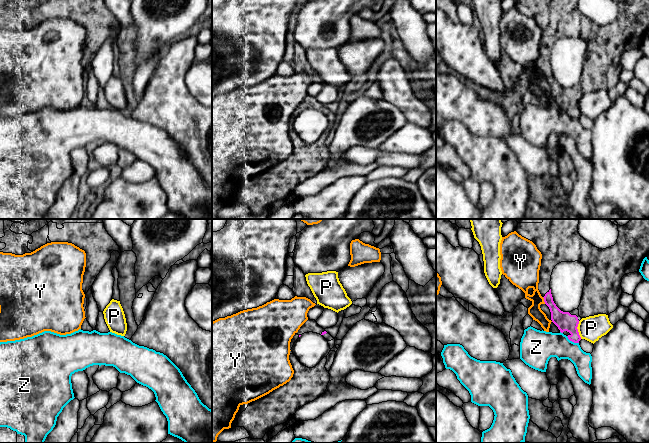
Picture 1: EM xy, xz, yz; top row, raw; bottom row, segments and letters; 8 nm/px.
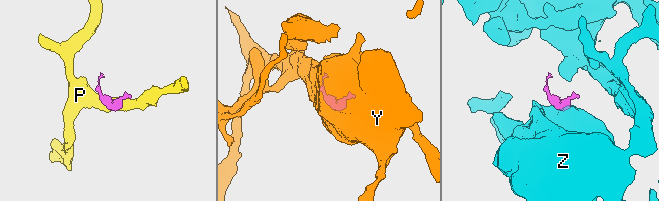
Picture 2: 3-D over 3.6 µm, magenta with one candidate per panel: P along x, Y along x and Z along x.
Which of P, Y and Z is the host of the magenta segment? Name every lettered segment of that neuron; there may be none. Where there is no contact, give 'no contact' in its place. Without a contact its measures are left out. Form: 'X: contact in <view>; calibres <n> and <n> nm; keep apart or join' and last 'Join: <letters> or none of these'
P: contact in yz; calibres 150 and 200 nm; keep apart
Y: contact in yz; calibres 150 and 200 nm; keep apart
Z: contact in yz; calibres 150 and 240 nm; keep apart
Join: none of these

